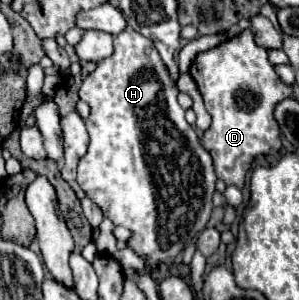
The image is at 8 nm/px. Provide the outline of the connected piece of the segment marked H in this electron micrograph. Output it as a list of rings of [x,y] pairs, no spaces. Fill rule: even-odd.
[[[125,29],[121,33],[115,35],[115,53],[107,59],[103,59],[97,69],[93,73],[89,73],[85,79],[83,79],[83,85],[81,85],[81,101],[85,101],[89,107],[91,107],[91,113],[85,121],[87,125],[87,131],[91,135],[91,143],[89,143],[89,149],[87,153],[81,157],[79,161],[79,167],[77,167],[77,183],[79,187],[85,191],[85,195],[103,211],[103,217],[111,219],[113,225],[123,225],[125,229],[131,231],[131,237],[127,241],[127,247],[135,251],[135,255],[143,257],[145,259],[145,267],[141,269],[141,273],[151,273],[153,269],[157,269],[159,263],[163,263],[165,259],[169,257],[175,257],[183,251],[185,245],[193,243],[197,239],[197,233],[205,229],[209,217],[211,217],[211,211],[213,211],[213,203],[211,203],[211,197],[215,193],[215,173],[213,173],[213,161],[211,161],[211,155],[201,147],[199,143],[199,137],[197,133],[193,131],[193,127],[185,121],[185,111],[183,107],[177,103],[177,85],[175,81],[171,81],[171,75],[165,75],[165,63],[161,61],[157,49],[153,47],[153,43],[149,39],[145,39],[143,35],[139,35],[137,31],[133,29]]]

